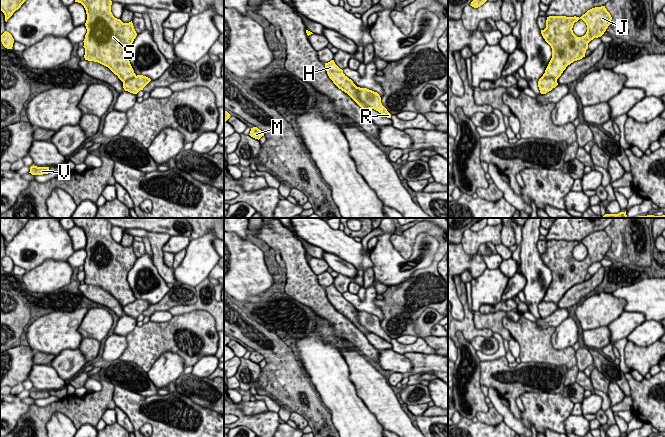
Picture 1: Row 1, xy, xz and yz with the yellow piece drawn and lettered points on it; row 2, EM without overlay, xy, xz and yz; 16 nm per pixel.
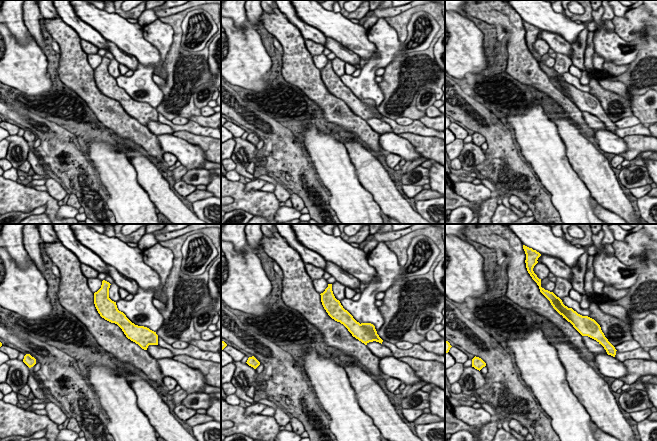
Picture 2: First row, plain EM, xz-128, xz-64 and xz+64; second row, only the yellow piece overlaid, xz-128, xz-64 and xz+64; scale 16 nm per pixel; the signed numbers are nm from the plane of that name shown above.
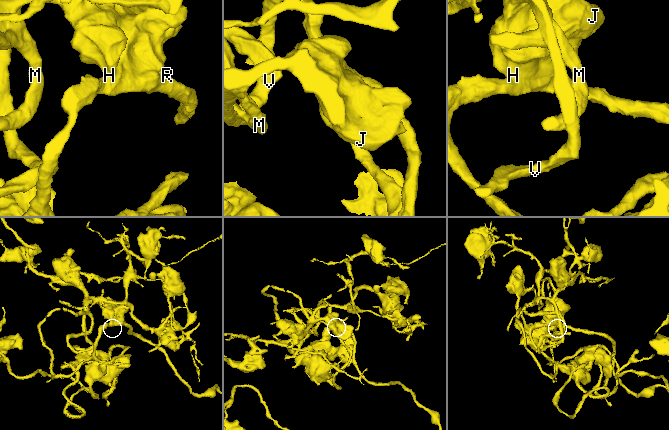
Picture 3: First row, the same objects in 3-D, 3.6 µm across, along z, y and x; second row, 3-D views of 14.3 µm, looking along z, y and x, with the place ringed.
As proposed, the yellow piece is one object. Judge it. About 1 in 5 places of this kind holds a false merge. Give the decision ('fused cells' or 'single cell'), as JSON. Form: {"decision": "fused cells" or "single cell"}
{"decision": "single cell"}

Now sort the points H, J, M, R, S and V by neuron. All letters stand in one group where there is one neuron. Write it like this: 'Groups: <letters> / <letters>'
Groups: H J M R S V

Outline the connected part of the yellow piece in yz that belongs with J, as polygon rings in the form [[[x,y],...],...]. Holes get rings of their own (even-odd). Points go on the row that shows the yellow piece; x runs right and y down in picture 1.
[[[605,6],[592,8],[580,18],[547,17],[546,28],[541,30],[541,34],[552,48],[552,58],[538,81],[541,94],[546,94],[558,85],[557,79],[568,65],[585,57],[588,43],[594,38],[601,37],[611,20],[612,17]],[[579,19],[587,25],[587,32],[582,37],[577,37],[572,30],[574,23]]]

